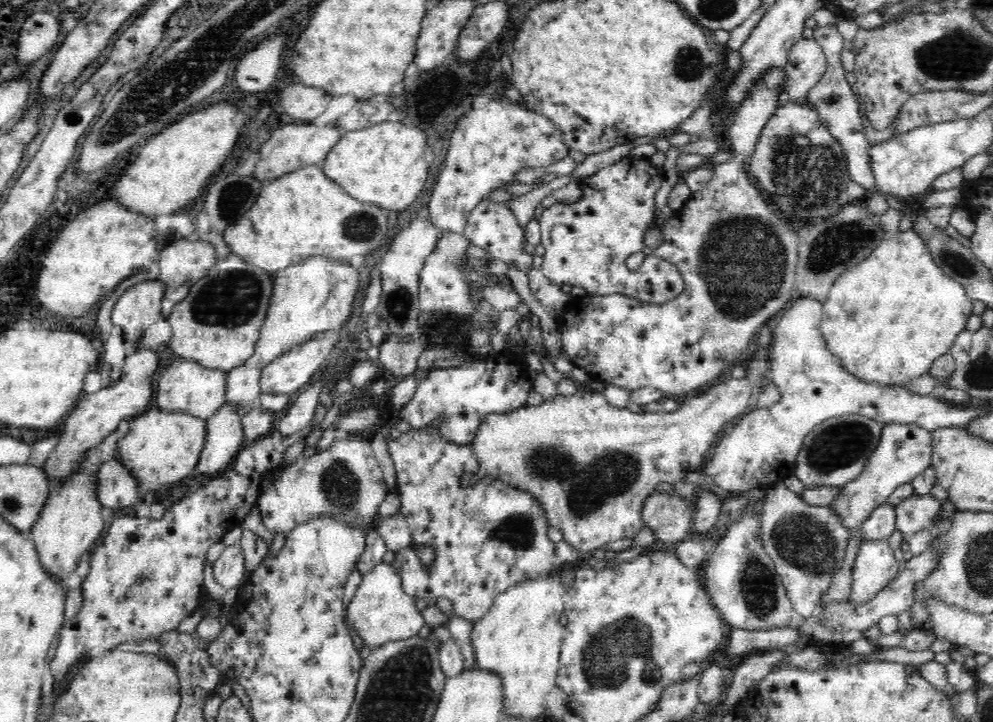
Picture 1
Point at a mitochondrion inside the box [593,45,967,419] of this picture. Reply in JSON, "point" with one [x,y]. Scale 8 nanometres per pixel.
{"point":[746,272]}

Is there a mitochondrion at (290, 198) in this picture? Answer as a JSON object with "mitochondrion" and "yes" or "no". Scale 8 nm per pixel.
{"mitochondrion":"no"}

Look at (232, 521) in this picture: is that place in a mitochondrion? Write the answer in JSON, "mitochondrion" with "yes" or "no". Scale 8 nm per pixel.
{"mitochondrion":"no"}

